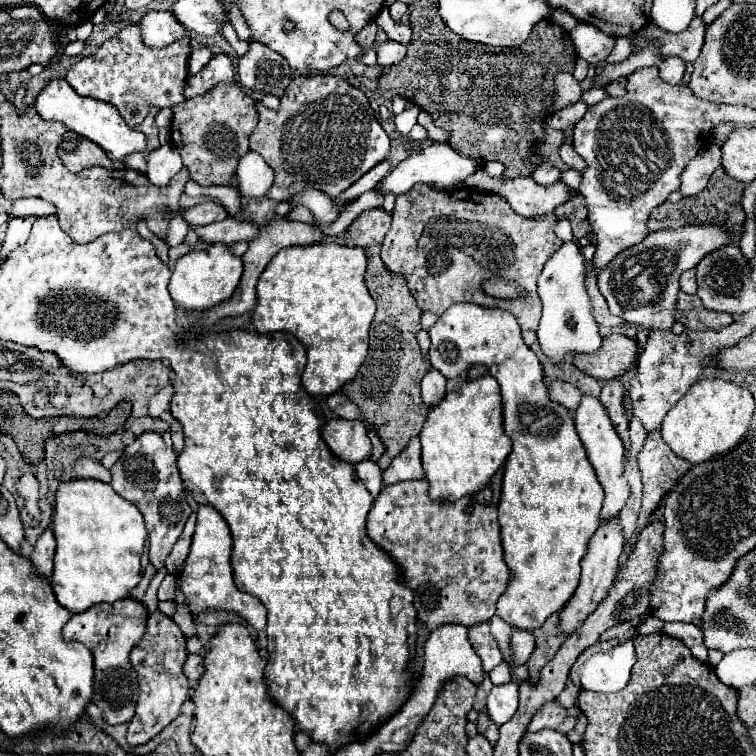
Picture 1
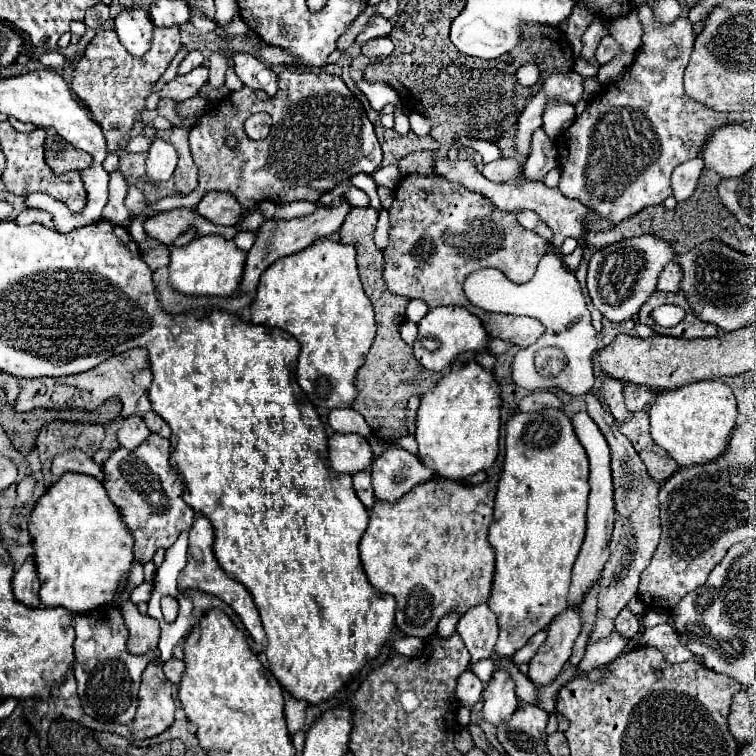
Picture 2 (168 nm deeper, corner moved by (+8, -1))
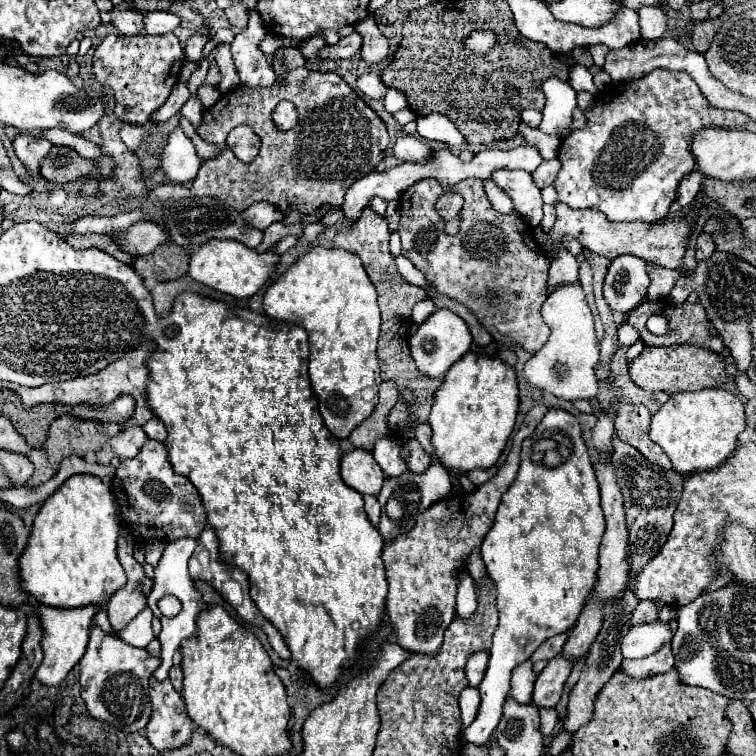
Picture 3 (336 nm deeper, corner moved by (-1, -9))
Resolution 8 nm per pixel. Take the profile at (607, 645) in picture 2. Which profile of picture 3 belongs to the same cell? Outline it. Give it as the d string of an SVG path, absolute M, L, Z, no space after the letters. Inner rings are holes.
M660 620L652 624L638 624L628 630L628 634L622 640L622 656L624 658L644 658L660 650L664 642L672 640L672 630L668 624L662 624Z

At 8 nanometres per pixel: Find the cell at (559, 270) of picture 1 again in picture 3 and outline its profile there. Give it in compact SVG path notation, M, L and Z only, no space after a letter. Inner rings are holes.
M564 284L560 288L554 288L548 294L548 298L544 300L540 314L550 328L550 338L548 338L548 344L526 362L526 366L524 366L526 382L536 390L554 394L554 396L558 396L562 400L570 400L570 402L594 398L598 394L596 364L600 358L600 342L596 340L594 318L584 300L582 288L578 284L574 284L574 286ZM556 364L566 366L564 376L560 376L556 372Z

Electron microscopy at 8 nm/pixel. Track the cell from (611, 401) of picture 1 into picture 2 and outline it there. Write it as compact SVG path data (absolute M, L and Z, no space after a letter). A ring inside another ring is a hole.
M585 394L587 414L593 418L593 422L603 432L605 440L611 448L611 476L613 476L613 498L615 498L615 530L611 538L611 558L605 564L601 582L599 582L599 594L597 594L597 618L589 636L589 644L603 640L609 636L615 628L613 622L617 614L627 606L627 602L637 594L639 586L639 574L649 564L661 536L661 520L659 520L659 484L649 476L643 460L635 452L633 444L615 428L615 418L611 412L607 412L599 398L595 394Z

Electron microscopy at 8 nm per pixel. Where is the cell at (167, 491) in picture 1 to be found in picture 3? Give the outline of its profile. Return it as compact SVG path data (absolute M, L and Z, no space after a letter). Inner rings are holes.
M148 440L136 458L122 460L116 470L116 476L112 480L112 490L114 490L118 506L120 506L120 518L130 528L134 538L154 536L154 538L172 542L172 540L180 540L184 536L198 538L200 532L206 528L206 512L204 512L198 490L192 486L192 482L186 476L180 476L174 472L172 464L168 460L168 448L162 442Z

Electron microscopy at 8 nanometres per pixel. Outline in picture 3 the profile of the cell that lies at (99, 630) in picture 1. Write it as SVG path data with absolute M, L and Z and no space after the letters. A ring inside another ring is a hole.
M98 626L90 630L90 642L84 658L80 660L80 686L88 712L110 726L130 734L140 732L150 718L148 680L160 666L160 658L150 656L142 648L134 648L120 640L116 634L106 634Z

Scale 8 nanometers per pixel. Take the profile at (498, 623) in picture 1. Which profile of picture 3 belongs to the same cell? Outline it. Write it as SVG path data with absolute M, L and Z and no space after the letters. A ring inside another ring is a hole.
M538 708L538 712L540 712L540 718L542 718L540 730L542 730L544 736L548 736L558 724L558 712L556 712L556 708Z

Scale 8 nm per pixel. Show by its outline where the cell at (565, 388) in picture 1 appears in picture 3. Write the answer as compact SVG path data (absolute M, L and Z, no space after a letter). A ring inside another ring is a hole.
M538 404L526 414L522 426L512 438L512 448L506 458L506 464L490 482L466 494L466 500L464 496L452 496L434 502L418 516L410 532L396 536L384 546L382 562L388 580L386 612L392 624L396 626L398 644L402 648L408 648L410 652L432 654L442 646L444 630L450 626L456 614L454 608L458 594L458 576L466 568L466 562L472 552L478 552L482 548L484 536L494 524L500 498L516 478L522 440L534 432L536 424L544 418L546 412L548 406Z

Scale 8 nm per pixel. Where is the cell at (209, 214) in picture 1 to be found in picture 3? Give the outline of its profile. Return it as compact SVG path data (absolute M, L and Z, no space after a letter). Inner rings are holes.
M260 202L260 204L252 204L252 208L246 208L242 212L244 216L244 224L258 228L258 230L266 230L272 222L280 222L282 214L280 210L276 210L276 206L268 204L268 202Z

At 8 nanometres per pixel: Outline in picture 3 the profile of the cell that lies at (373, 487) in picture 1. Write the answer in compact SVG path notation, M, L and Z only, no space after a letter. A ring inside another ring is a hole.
M364 496L364 502L366 502L366 514L368 514L370 522L376 526L378 518L380 518L380 504L378 504L376 496Z

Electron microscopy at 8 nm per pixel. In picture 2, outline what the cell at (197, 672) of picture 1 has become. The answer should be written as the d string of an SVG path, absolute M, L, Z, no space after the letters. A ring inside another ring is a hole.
M171 658L171 660L167 660L167 664L163 664L163 670L165 670L165 676L167 676L169 682L179 684L181 674L183 674L183 670L185 670L185 664L183 664L183 660Z

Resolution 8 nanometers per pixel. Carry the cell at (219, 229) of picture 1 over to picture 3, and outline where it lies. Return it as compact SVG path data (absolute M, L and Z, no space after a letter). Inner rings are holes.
M138 222L126 232L120 232L116 236L116 242L122 246L124 252L138 254L138 256L154 252L156 246L164 244L164 240L170 240L170 236L156 222Z

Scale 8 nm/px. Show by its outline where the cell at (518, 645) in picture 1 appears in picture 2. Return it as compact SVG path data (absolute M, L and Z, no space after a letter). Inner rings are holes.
M545 630L537 632L533 638L529 638L529 642L527 642L523 648L519 648L519 650L513 654L513 660L515 660L515 664L529 662L529 660L533 658L533 654L537 652L537 648L539 648L539 646L545 642L545 638L547 638L547 632L545 632Z

